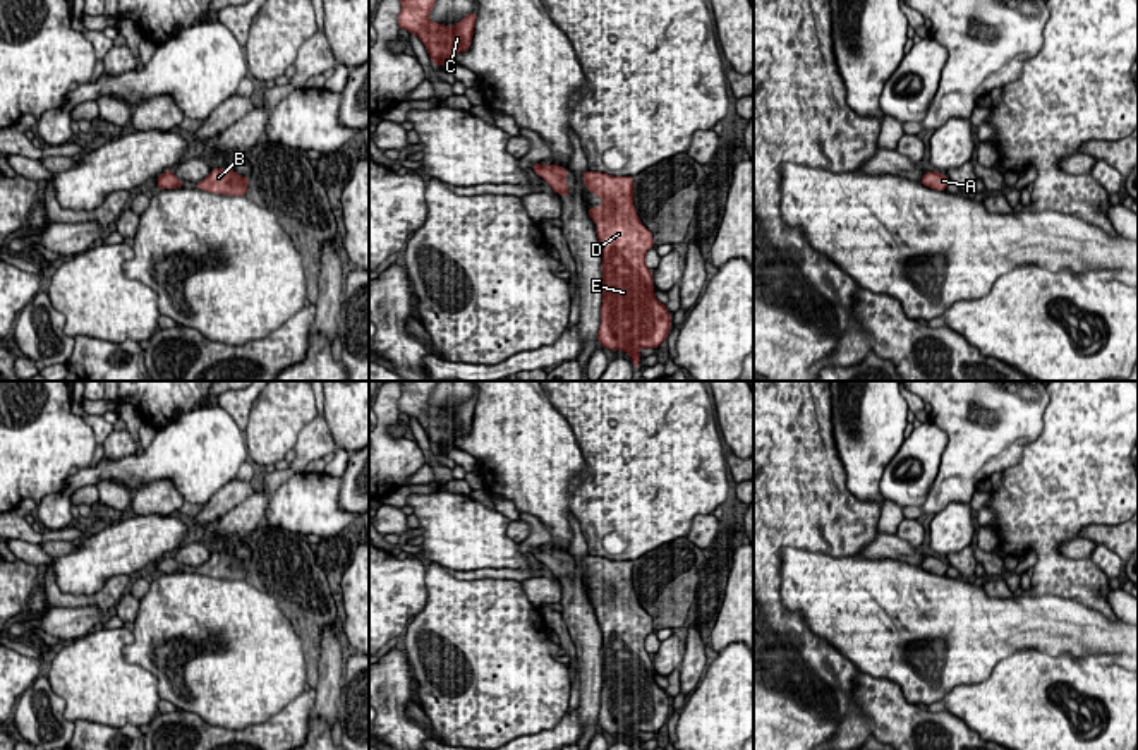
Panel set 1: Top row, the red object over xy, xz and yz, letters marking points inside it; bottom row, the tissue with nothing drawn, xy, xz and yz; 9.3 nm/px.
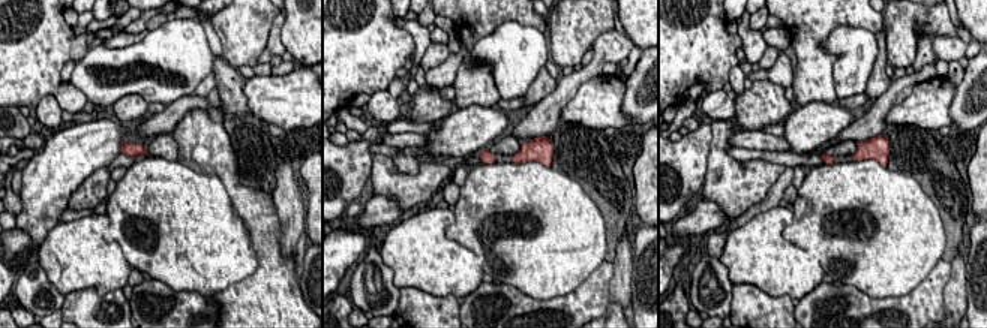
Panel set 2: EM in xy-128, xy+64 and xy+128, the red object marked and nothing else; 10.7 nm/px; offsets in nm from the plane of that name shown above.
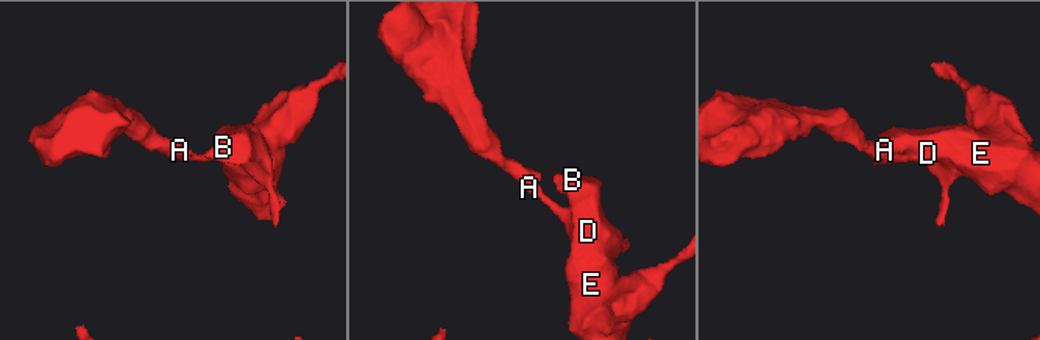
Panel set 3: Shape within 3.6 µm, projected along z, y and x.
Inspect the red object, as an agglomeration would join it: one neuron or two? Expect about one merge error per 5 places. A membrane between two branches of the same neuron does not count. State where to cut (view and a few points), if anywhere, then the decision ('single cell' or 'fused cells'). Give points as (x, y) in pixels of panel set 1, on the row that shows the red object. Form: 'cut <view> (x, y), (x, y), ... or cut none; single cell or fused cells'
cut none; single cell

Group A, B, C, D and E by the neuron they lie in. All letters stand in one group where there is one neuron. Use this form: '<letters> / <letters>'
A B C D E

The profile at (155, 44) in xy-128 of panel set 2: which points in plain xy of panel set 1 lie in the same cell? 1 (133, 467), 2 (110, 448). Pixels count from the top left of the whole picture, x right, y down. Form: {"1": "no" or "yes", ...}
{"1": "yes", "2": "no"}

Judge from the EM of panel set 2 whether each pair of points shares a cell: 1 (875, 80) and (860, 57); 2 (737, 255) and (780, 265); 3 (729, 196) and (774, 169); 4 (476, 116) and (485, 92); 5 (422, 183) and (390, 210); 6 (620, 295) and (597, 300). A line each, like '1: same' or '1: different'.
1: different
2: same
3: same
4: different
5: different
6: different

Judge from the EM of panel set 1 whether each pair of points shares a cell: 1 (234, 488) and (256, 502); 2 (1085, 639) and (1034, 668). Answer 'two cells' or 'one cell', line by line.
1: two cells
2: two cells

